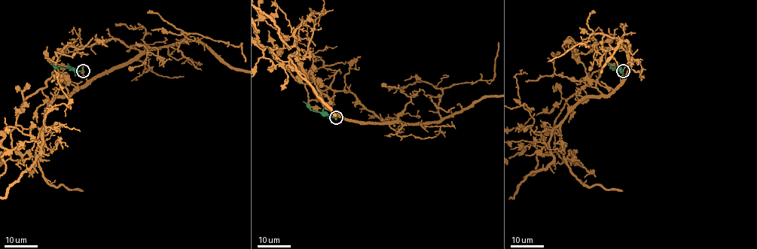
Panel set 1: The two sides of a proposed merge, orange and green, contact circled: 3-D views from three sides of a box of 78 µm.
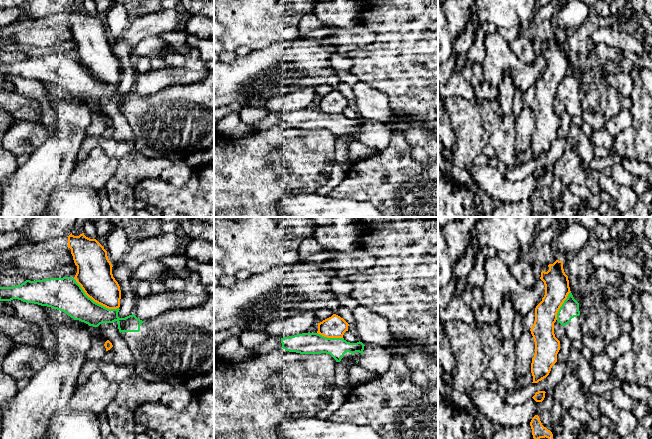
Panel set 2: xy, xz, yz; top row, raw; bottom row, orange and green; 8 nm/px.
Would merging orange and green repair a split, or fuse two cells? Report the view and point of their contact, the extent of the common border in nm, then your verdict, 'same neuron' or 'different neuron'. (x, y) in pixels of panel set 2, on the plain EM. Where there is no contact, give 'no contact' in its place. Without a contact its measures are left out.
xy (94, 77) | 440 nm | different neuron

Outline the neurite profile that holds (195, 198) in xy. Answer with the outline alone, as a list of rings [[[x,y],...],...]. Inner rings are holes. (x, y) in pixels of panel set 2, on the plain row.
[[[214,159],[205,165],[193,168],[191,177],[183,186],[173,186],[160,179],[141,180],[135,188],[136,200],[142,200],[157,207],[163,217],[214,217]]]

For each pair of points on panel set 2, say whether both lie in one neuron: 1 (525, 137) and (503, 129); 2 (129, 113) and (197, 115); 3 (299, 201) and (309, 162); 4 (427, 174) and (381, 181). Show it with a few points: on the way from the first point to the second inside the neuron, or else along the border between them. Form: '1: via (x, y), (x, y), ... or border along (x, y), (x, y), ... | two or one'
1: border along (515, 121), (515, 144), (518, 152) | two
2: via (146, 115), (180, 115) | one
3: border along (314, 192), (287, 194), (279, 202) | two
4: via (416, 181), (392, 181) | one

